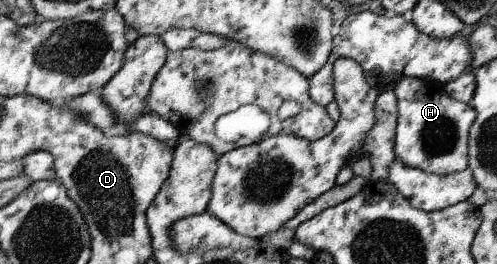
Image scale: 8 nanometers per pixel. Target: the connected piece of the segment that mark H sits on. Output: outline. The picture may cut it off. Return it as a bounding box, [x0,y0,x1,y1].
[392,78,477,175]

